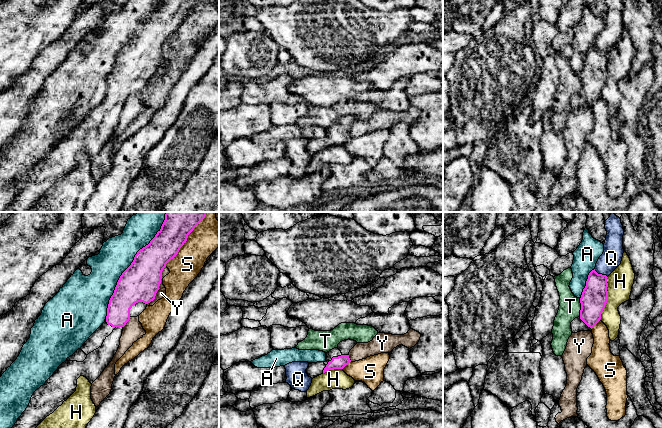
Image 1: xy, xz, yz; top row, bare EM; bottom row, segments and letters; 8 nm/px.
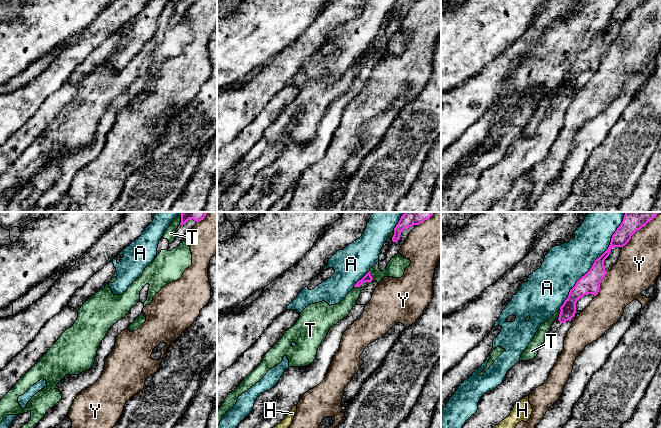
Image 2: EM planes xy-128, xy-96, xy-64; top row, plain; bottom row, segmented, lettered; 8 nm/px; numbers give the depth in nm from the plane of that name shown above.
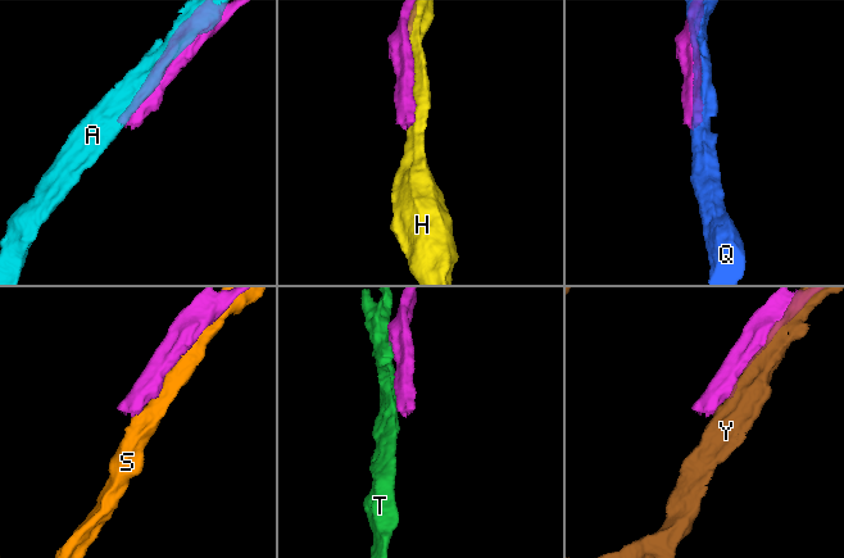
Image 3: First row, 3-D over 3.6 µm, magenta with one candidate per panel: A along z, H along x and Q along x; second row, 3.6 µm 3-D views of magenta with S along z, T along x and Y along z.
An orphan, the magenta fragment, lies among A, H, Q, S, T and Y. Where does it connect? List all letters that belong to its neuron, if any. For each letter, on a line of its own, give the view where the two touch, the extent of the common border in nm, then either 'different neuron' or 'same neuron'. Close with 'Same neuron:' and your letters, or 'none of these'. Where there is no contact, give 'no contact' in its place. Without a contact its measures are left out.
A: xy | 1000 nm | different neuron
H: yz | 360 nm | different neuron
Q: yz | 130 nm | different neuron
S: xy | 550 nm | different neuron
T: yz | 150 nm | different neuron
Y: xy | 320 nm | different neuron
Same neuron: none of these

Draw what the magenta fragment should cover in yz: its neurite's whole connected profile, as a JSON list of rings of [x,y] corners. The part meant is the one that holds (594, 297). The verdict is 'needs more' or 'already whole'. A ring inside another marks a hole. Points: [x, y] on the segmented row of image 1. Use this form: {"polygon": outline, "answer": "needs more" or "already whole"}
{"polygon": [[[592,270],[583,289],[580,303],[580,316],[571,322],[572,333],[591,331],[600,321],[601,314],[608,301],[607,276]]], "answer": "needs more"}

